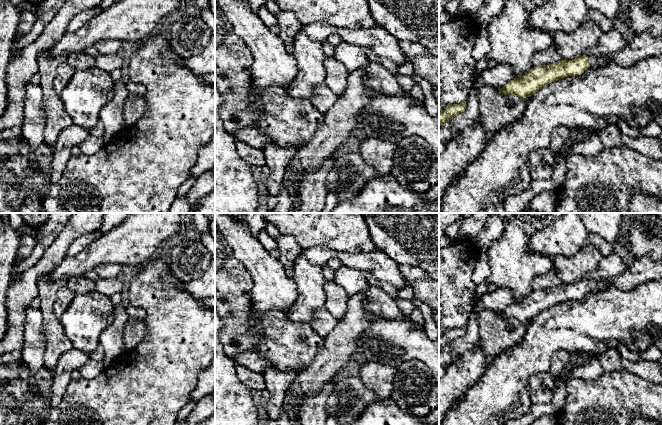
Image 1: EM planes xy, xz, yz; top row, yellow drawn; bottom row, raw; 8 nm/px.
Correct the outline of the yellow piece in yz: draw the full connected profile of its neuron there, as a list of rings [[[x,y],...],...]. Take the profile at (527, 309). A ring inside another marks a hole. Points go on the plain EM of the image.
[[[580,280],[572,284],[561,283],[558,286],[532,291],[520,302],[514,302],[504,311],[498,313],[504,319],[531,321],[542,311],[569,300],[578,300],[589,291],[598,292],[609,288],[606,280]]]

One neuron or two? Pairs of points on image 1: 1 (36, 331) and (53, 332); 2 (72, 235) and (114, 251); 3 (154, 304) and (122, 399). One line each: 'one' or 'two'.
1: two
2: two
3: one

